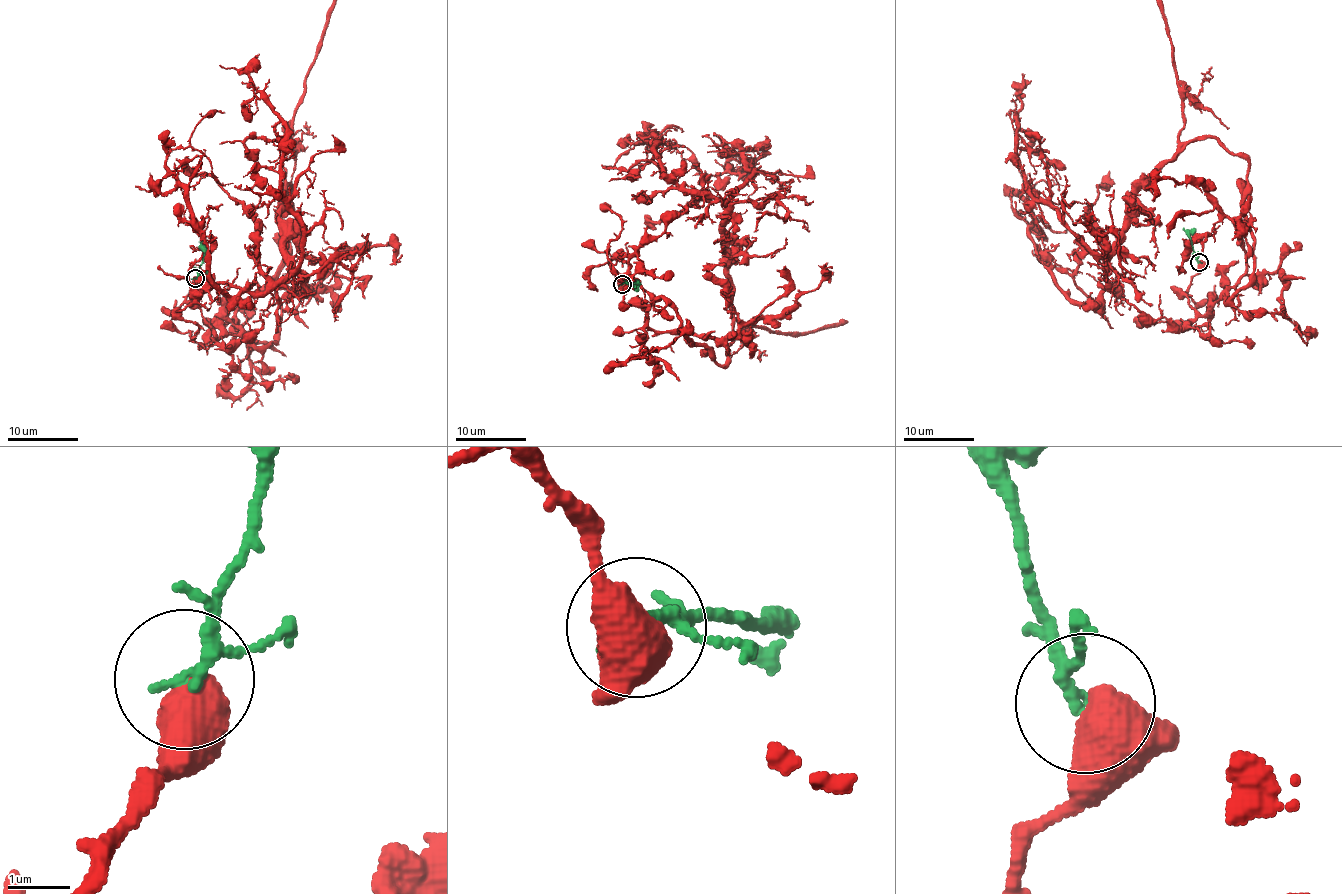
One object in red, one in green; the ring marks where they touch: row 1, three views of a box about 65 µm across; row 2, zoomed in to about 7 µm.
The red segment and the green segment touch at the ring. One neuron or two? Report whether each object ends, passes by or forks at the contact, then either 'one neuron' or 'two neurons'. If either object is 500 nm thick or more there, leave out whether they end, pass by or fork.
two neurons

